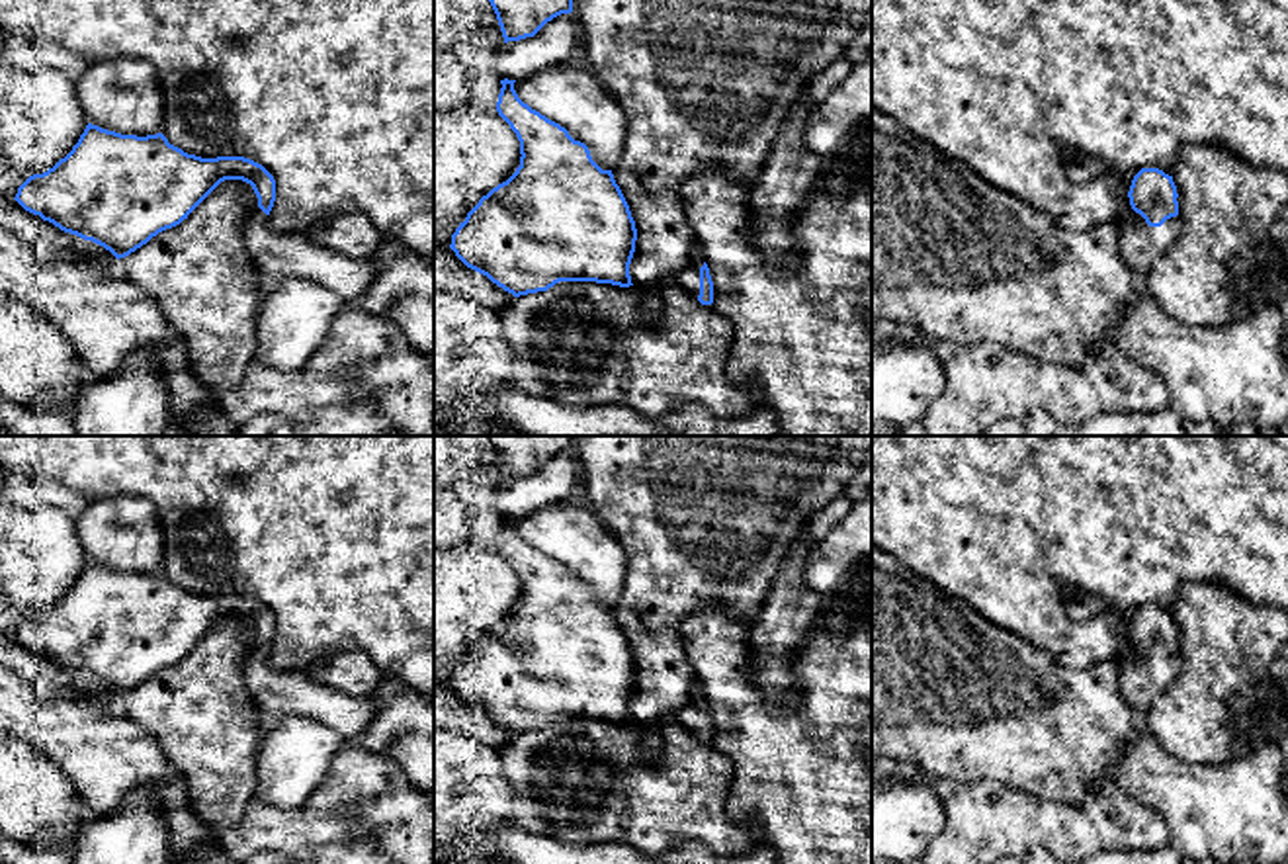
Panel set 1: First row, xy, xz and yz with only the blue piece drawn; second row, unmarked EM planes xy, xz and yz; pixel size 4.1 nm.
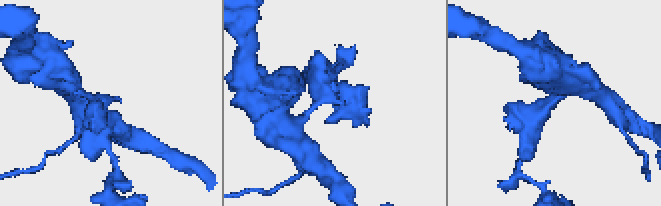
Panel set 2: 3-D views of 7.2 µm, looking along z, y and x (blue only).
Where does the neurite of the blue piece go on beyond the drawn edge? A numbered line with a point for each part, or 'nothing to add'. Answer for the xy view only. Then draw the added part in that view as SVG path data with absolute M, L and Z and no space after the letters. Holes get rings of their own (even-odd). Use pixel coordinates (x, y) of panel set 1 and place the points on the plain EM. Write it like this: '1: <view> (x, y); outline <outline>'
1: xy (278, 694); outline M258 645L244 663L244 686L266 727L287 715L315 719L356 741L375 713L371 696L350 696L319 684L307 672L278 670Z

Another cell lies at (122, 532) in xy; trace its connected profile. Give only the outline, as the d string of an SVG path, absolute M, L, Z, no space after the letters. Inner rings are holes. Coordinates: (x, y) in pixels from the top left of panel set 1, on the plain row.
M141 497L90 500L76 518L88 561L121 573L162 569L164 534L154 504Z

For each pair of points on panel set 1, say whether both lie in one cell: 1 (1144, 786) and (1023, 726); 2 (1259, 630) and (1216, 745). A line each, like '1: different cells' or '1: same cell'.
1: different cells
2: same cell

